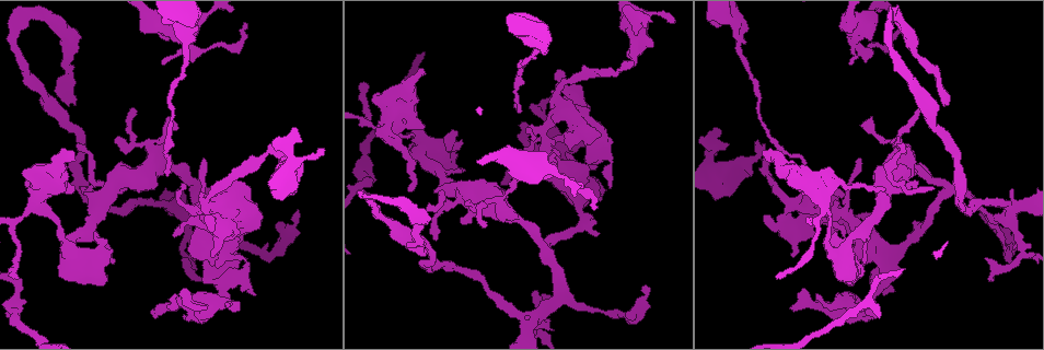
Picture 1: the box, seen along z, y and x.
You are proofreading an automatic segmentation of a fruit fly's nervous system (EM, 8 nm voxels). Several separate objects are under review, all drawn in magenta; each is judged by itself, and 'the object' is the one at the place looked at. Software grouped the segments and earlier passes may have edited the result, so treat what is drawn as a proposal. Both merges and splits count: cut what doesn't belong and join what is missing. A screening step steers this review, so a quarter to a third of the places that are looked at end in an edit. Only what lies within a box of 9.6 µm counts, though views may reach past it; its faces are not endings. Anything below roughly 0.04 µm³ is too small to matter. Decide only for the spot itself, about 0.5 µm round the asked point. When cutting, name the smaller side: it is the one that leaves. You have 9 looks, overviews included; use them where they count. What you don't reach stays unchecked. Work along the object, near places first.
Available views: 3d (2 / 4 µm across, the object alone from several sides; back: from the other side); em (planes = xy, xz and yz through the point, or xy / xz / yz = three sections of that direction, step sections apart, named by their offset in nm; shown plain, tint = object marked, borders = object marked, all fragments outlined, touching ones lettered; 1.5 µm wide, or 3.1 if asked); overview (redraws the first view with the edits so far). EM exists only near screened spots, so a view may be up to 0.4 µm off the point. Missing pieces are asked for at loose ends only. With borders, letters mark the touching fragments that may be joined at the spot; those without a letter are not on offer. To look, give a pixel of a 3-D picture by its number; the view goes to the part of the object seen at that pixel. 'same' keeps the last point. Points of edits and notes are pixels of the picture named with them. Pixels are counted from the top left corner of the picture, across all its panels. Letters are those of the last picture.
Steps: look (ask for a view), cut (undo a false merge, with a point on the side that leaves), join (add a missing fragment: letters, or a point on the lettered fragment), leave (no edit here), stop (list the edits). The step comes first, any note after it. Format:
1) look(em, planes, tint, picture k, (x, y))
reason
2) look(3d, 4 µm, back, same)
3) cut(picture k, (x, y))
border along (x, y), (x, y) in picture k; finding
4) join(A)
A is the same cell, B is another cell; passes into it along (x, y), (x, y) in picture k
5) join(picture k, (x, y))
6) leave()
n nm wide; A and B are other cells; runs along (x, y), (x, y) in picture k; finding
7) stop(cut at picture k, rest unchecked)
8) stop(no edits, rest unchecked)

look(em, yz, step 4, plain, picture 1, (425, 73))
thick end

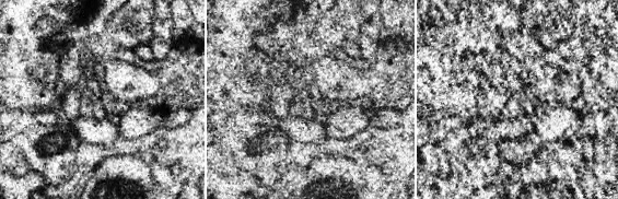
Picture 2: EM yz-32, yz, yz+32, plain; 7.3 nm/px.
look(em, yz, step 4, borders, same)
what lies round it

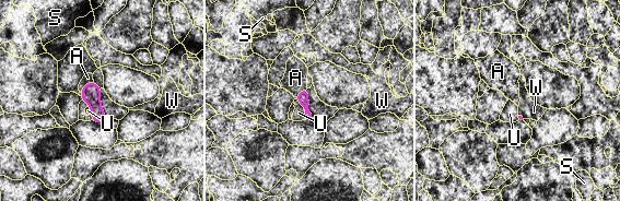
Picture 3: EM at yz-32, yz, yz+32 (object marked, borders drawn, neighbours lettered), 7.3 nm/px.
join(A)
W touches over 220 nm; A is the same cell, S, U and W are other cells; it goes on there

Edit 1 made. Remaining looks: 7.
look(overview)
see it whole again

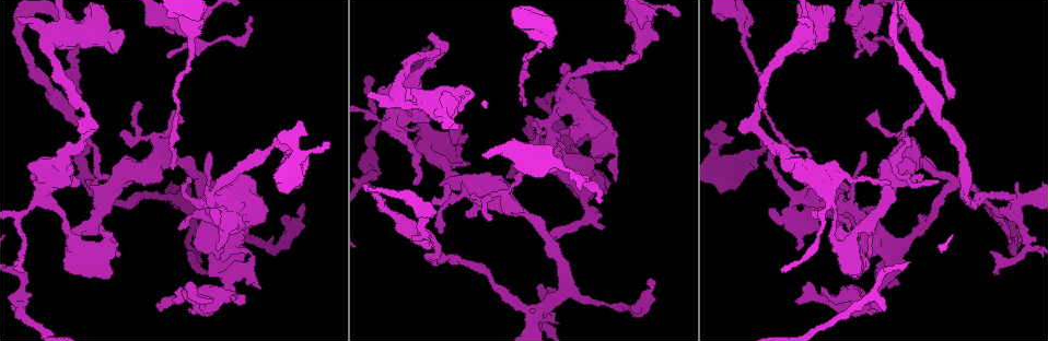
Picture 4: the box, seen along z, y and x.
look(3d, 4 µm, back, picture 4, (833, 224))
thick turns thin

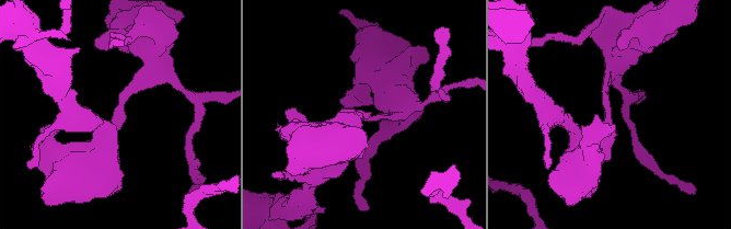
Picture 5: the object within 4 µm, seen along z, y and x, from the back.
look(em, planes, borders, picture 5, (610, 113))

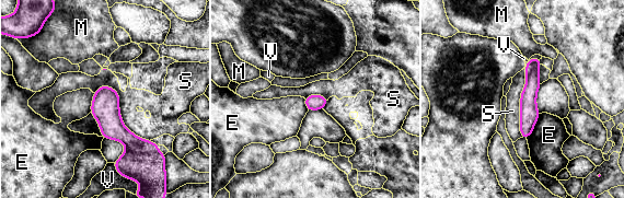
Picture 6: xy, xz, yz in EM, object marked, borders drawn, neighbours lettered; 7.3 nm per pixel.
cut(picture 6, (116, 130))
E, M, S and V are other cells; the part that leaves runs along (102, 89), (108, 118), (153, 146) in picture 6; a second neuron is stuck on

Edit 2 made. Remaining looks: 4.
look(em, planes, borders, picture 4, (614, 182))
branch stops here

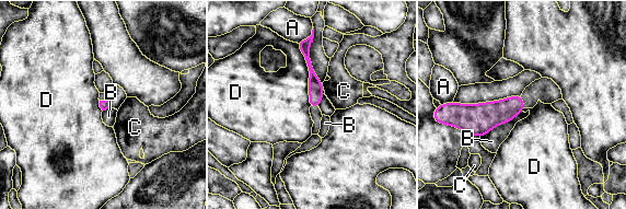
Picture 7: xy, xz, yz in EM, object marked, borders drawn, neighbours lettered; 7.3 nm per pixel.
leave()
A, B, C and D are other cells; runs along (310, 39), (305, 54), (315, 104) in picture 7; no lettered fragment goes on from it

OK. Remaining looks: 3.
look(em, planes, borders, picture 4, (597, 201))
an open end

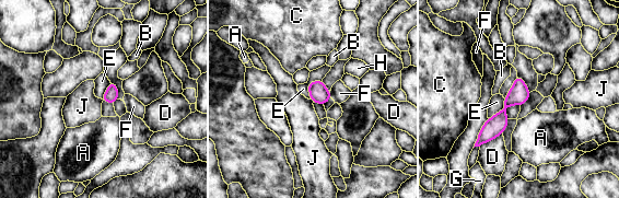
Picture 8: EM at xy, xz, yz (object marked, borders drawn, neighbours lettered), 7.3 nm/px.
leave()
100 nm wide; A, B, C, D, E, F, G, H and J are other cells; runs along (517, 79), (517, 93), (479, 141) in picture 8; no lettered fragment goes on from it

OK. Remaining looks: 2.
stop(join at picture 3, cut at picture 6, rest unchecked)

